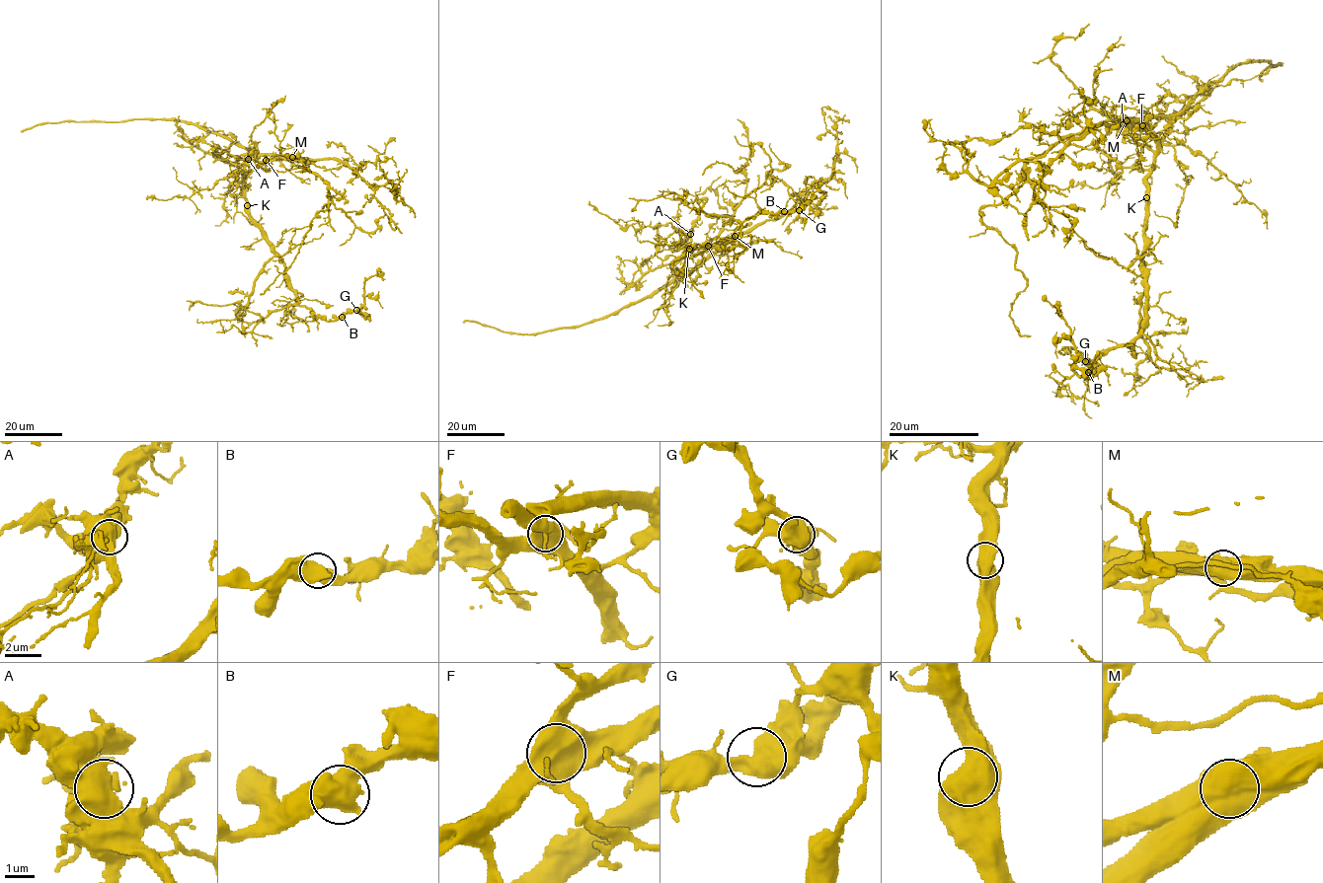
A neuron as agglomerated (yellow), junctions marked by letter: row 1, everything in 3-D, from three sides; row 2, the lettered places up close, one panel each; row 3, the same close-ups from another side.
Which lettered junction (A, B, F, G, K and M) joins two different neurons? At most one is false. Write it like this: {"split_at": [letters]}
{"split_at": ["M"]}

